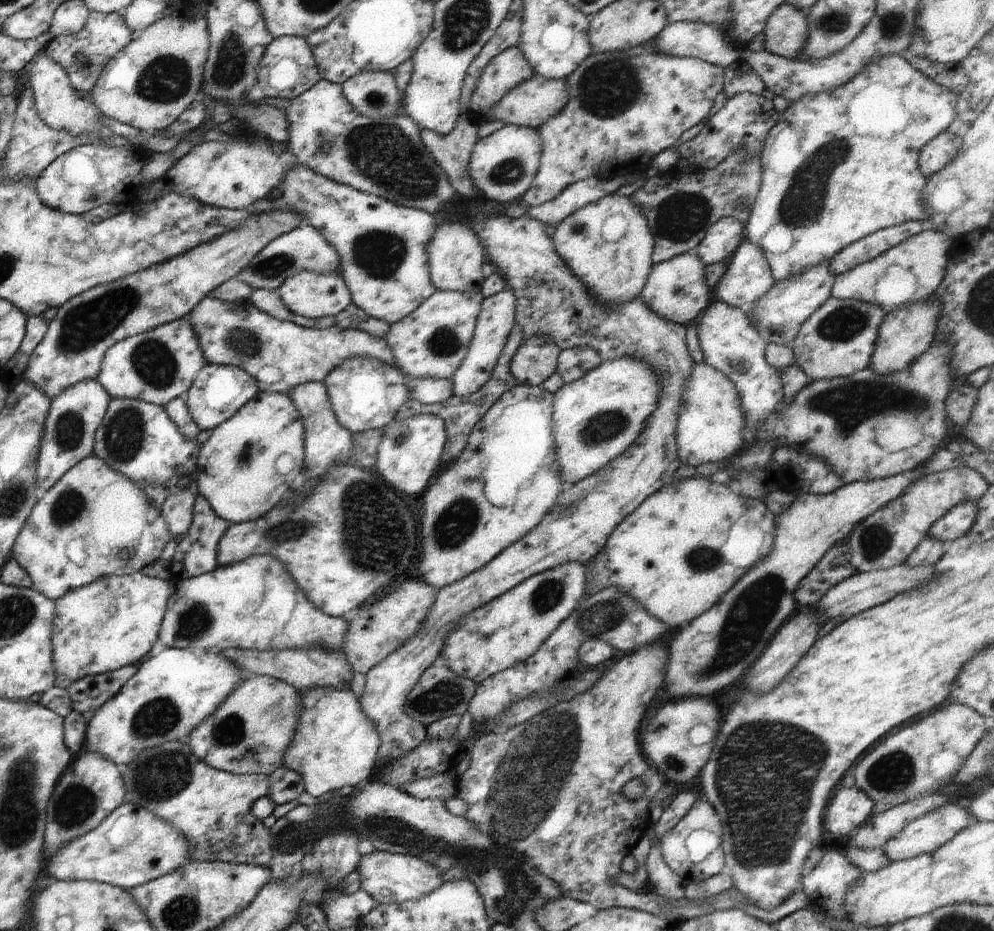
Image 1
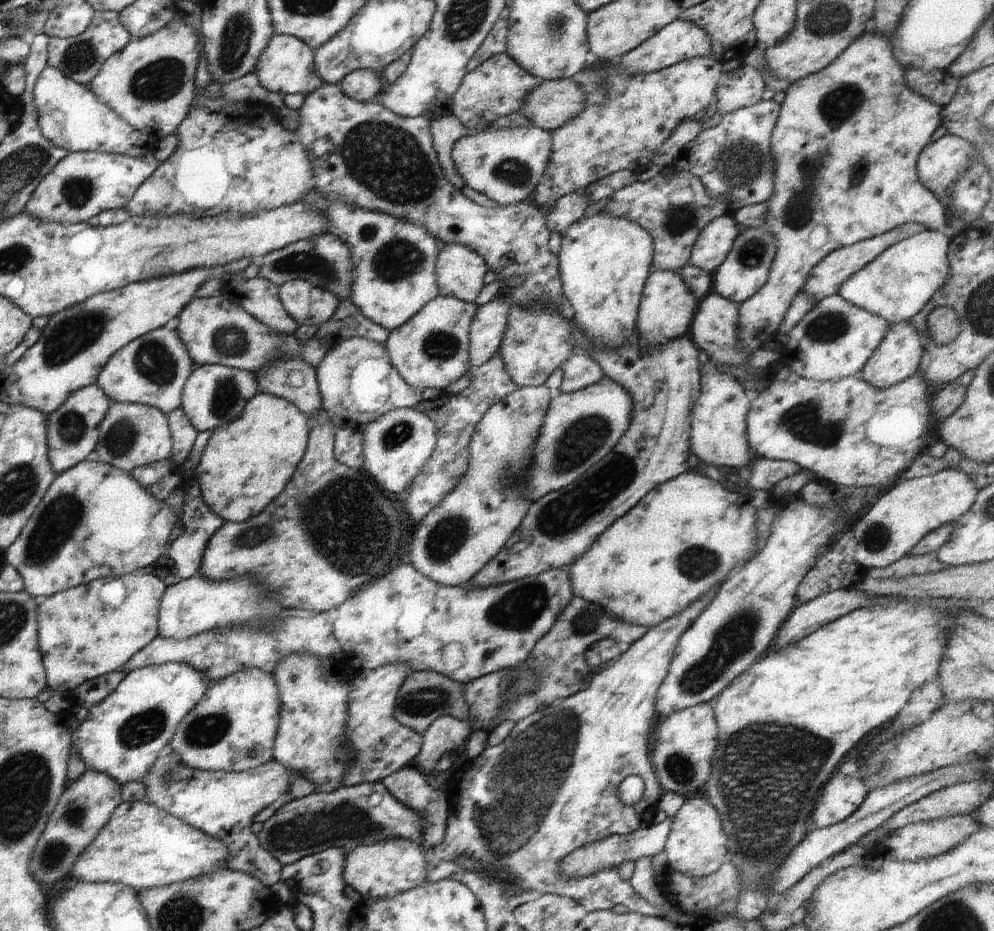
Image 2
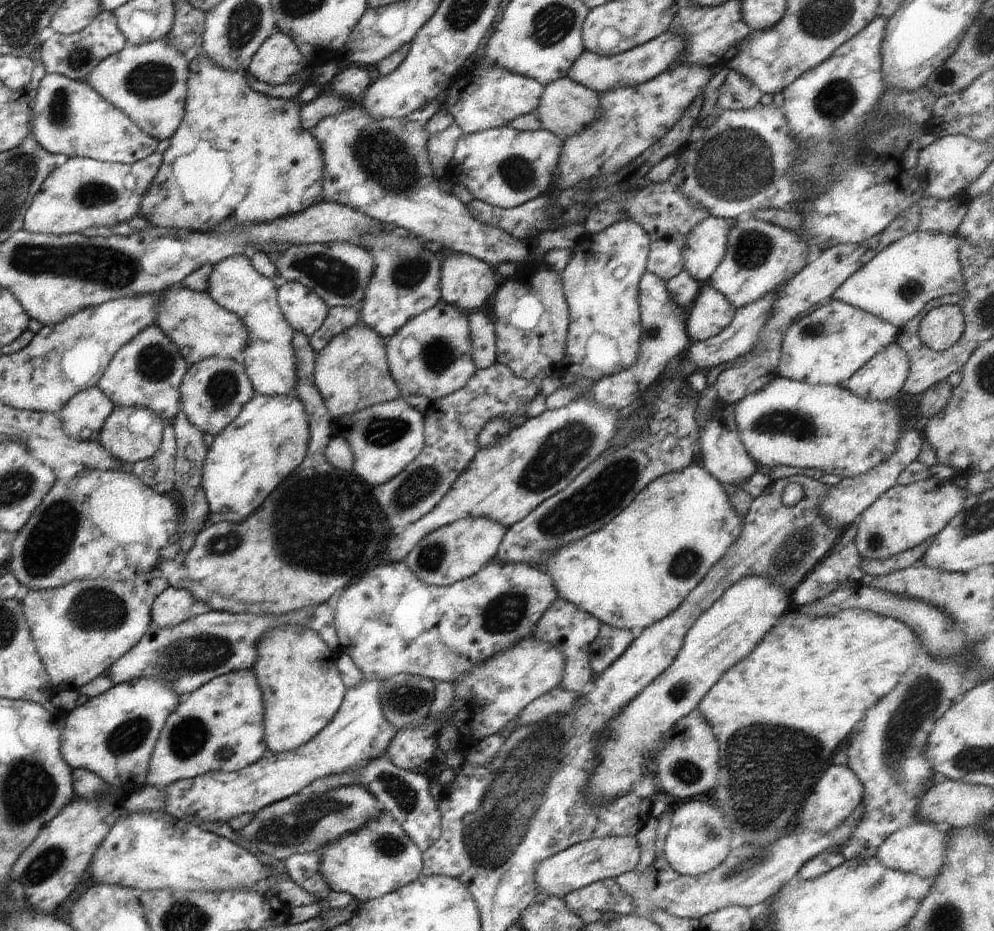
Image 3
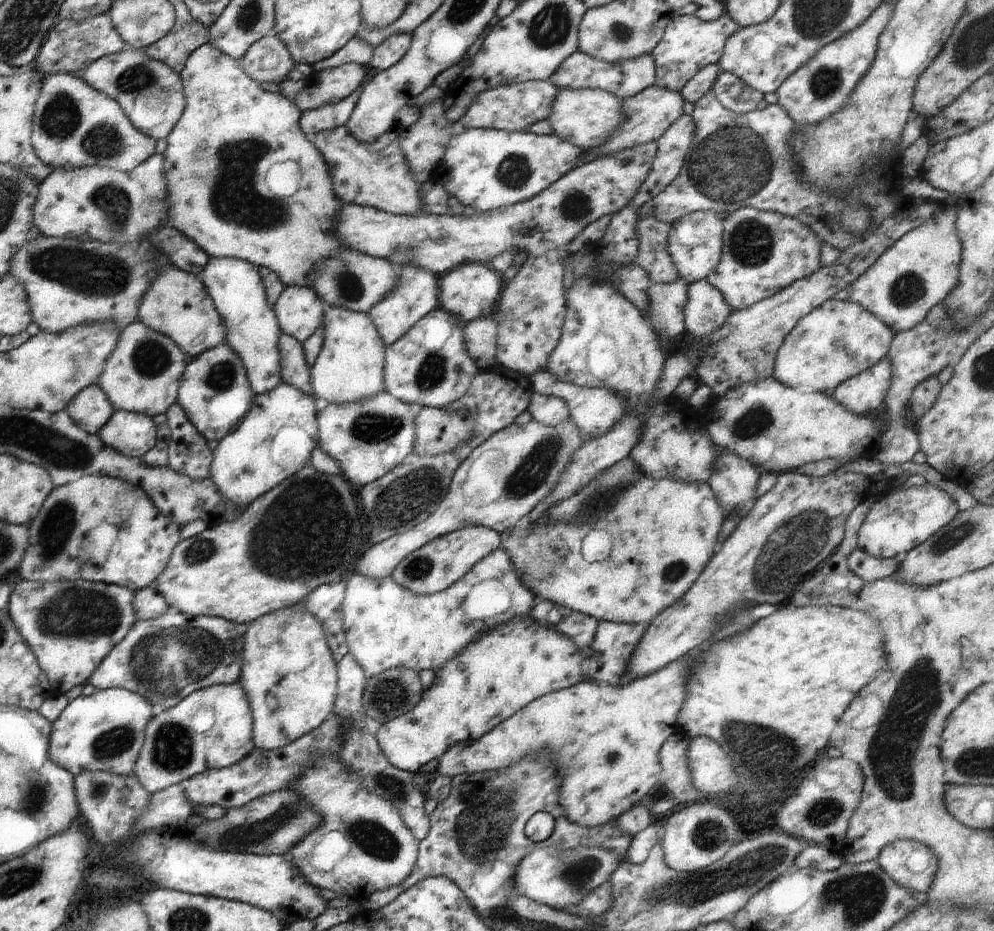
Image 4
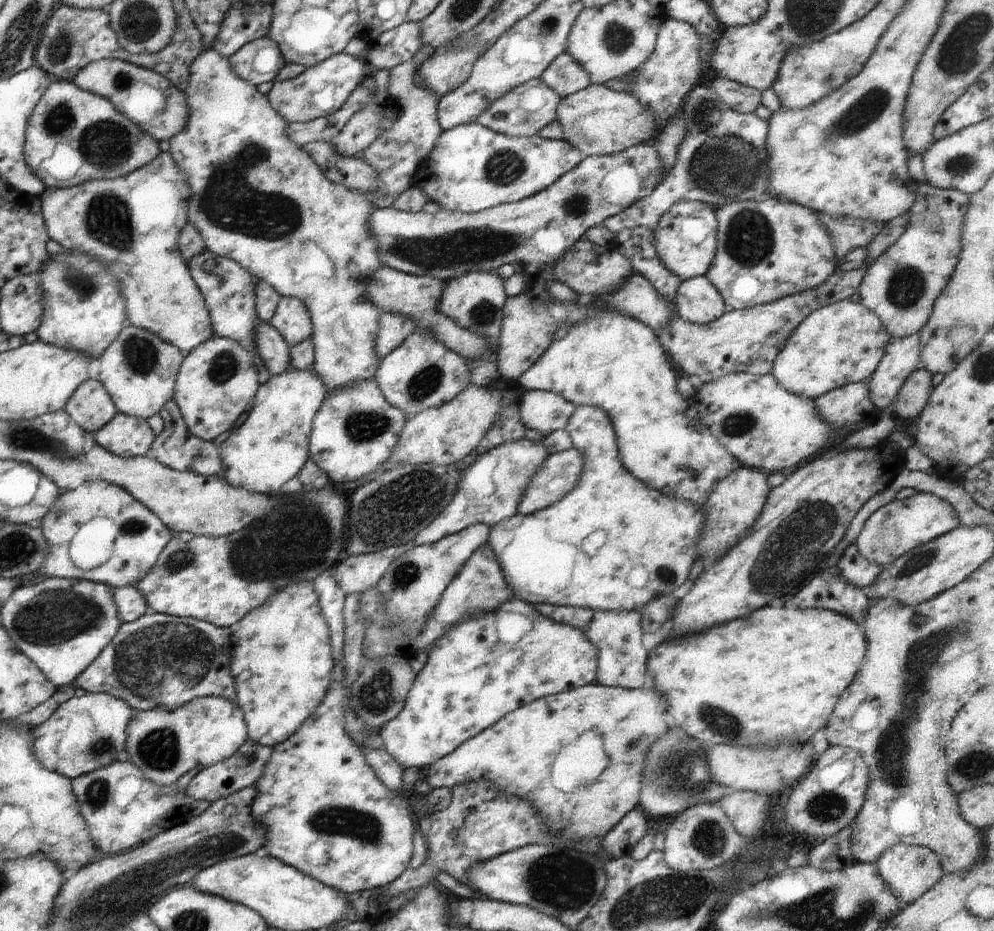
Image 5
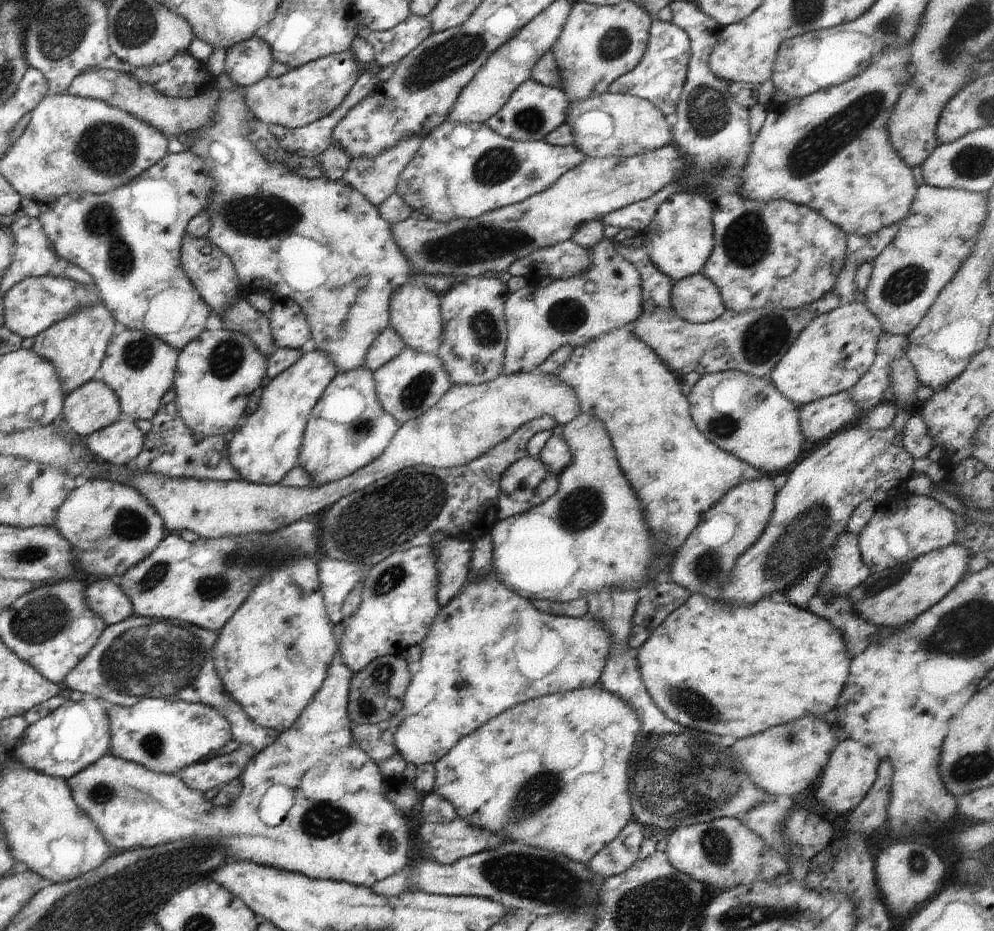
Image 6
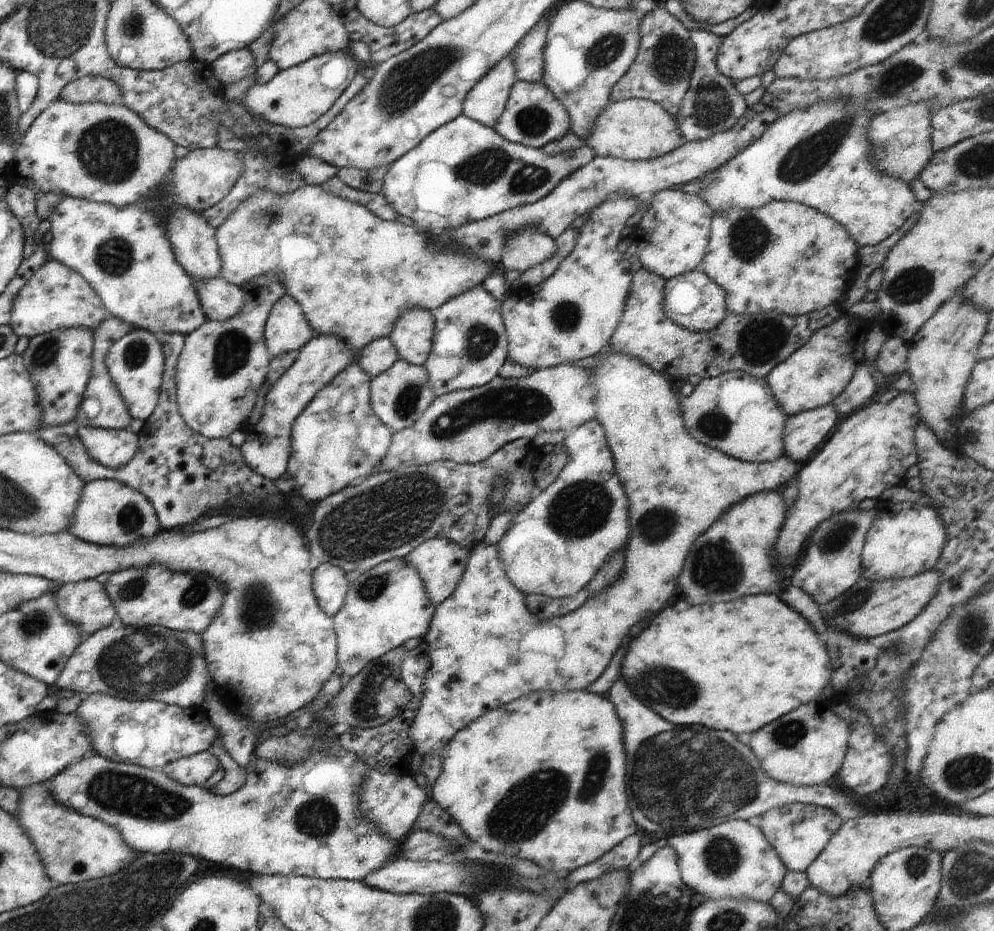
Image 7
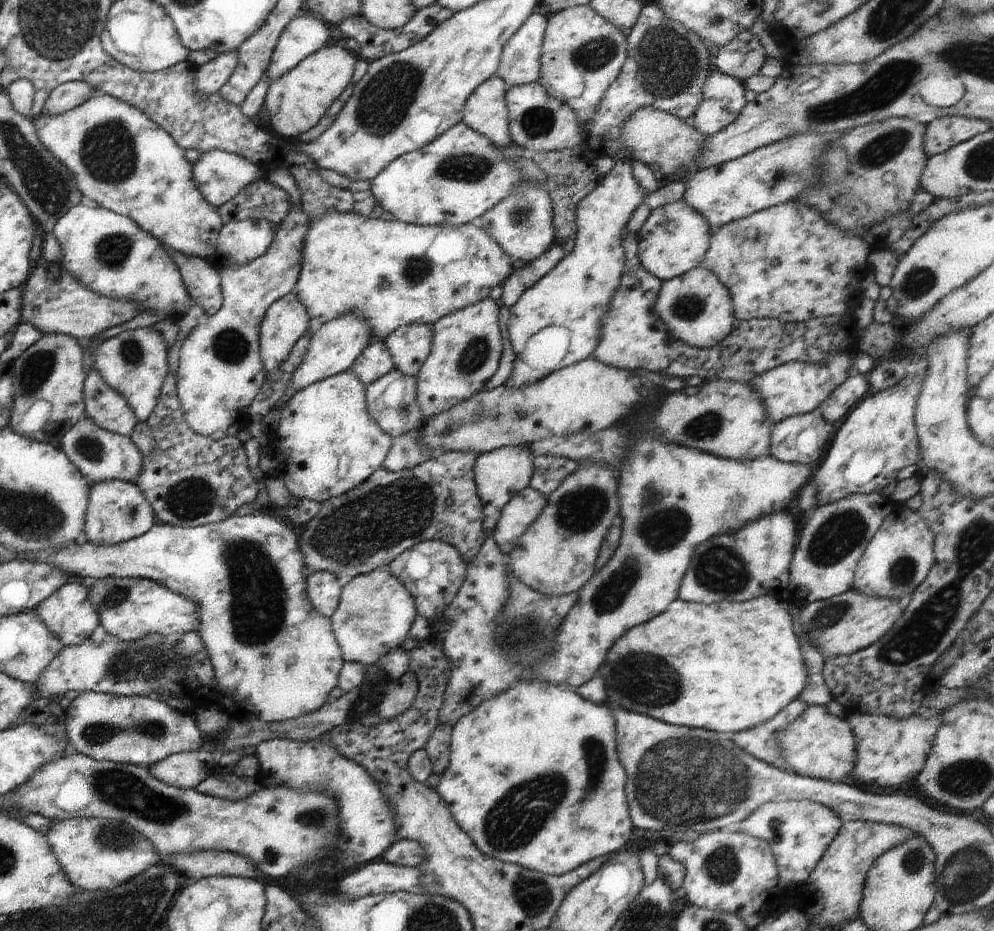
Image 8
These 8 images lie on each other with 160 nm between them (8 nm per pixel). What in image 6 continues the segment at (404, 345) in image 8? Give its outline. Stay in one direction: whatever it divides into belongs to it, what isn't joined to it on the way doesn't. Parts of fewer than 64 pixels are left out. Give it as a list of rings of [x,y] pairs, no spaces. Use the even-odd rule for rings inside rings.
[[[418,276],[410,282],[396,286],[392,290],[388,310],[390,314],[389,326],[392,326],[400,334],[407,348],[437,353],[444,340],[444,322],[442,322],[440,295],[432,292],[426,282],[422,282]]]

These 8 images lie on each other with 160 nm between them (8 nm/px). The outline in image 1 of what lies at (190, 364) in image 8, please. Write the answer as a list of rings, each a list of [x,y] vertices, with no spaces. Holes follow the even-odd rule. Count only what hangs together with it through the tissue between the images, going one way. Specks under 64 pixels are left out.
[[[206,363],[197,374],[196,380],[187,390],[186,402],[193,421],[201,430],[212,430],[232,418],[241,406],[258,394],[259,388],[255,378],[245,370],[232,365]]]

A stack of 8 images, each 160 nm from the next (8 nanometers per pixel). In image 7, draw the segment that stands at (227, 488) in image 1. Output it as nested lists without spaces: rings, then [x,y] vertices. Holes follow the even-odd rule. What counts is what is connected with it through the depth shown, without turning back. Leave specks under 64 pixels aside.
[[[316,334],[298,350],[296,362],[269,388],[265,395],[262,416],[256,426],[247,424],[246,440],[239,446],[244,462],[256,471],[256,474],[278,480],[287,469],[291,452],[291,426],[297,414],[322,390],[332,379],[340,374],[350,363],[354,362],[356,354],[338,335]]]

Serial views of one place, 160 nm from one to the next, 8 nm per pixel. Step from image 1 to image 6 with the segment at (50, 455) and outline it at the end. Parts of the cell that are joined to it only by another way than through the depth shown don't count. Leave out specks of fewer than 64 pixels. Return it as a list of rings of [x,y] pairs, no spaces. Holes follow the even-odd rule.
[[[97,377],[86,382],[86,384],[82,384],[80,388],[72,390],[66,396],[61,420],[64,420],[76,435],[86,438],[94,432],[107,428],[121,418],[123,418],[123,415],[116,394]]]

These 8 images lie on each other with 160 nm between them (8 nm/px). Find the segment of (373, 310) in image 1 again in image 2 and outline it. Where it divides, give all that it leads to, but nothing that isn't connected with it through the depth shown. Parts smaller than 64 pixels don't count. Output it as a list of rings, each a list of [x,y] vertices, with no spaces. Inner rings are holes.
[[[314,188],[301,201],[321,210],[328,219],[329,232],[351,250],[353,283],[348,299],[373,323],[394,330],[420,312],[439,295],[435,262],[442,244],[425,227],[356,205],[329,201]]]

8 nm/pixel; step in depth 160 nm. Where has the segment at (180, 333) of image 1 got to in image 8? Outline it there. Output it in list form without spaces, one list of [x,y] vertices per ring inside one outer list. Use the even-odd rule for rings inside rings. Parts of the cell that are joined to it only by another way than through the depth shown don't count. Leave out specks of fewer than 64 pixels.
[[[150,327],[128,329],[103,340],[91,352],[92,366],[104,382],[121,394],[140,421],[145,421],[158,402],[161,386],[168,373],[167,352],[169,346],[164,337]]]

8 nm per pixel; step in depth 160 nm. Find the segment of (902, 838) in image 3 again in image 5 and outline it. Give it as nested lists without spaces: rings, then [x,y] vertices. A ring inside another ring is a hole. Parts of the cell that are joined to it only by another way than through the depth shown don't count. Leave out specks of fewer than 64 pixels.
[[[895,844],[892,848],[886,849],[883,856],[880,856],[875,863],[880,876],[891,888],[892,894],[904,906],[913,903],[925,892],[928,892],[946,874],[938,855],[933,850],[918,845]]]

